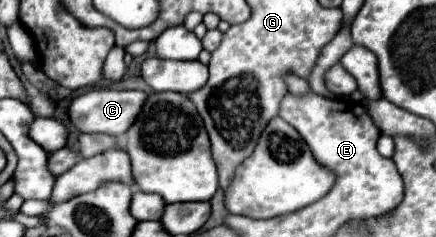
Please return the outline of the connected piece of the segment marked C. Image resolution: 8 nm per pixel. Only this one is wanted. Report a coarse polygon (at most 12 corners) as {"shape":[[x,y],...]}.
{"shape":[[94,88],[68,114],[80,132],[124,136],[144,92]]}

